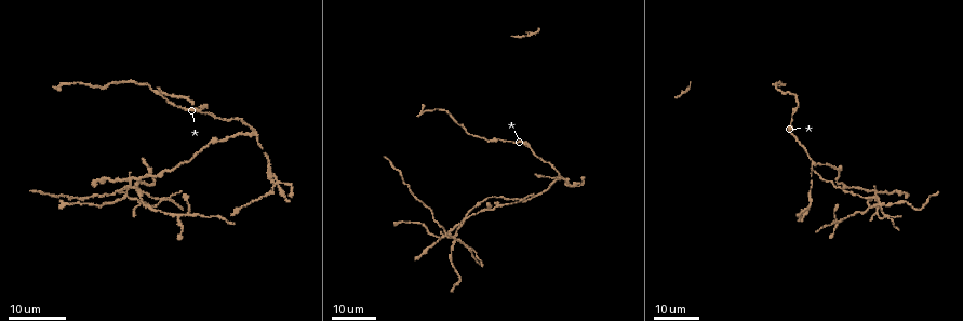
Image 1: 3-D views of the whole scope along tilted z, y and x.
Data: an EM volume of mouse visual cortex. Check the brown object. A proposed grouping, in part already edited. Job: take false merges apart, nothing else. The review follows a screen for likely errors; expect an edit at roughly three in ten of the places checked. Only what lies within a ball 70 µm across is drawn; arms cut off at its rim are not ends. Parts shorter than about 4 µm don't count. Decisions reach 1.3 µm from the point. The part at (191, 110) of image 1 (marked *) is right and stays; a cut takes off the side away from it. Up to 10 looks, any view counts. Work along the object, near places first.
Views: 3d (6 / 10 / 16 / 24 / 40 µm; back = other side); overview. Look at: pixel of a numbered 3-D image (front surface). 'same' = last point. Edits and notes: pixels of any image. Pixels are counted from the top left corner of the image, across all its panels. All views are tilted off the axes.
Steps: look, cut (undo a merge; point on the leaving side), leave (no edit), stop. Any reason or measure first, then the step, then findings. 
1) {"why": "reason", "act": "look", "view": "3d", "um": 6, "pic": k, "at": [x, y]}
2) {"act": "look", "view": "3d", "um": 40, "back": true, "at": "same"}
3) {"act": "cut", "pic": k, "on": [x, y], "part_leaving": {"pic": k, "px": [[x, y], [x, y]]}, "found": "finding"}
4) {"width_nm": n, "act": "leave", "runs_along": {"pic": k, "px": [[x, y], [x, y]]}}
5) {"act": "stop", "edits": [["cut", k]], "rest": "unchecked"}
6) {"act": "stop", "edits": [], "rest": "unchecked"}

{"why": "arms part here", "act": "look", "view": "3d", "um": 16, "pic": 1, "at": [257, 135]}

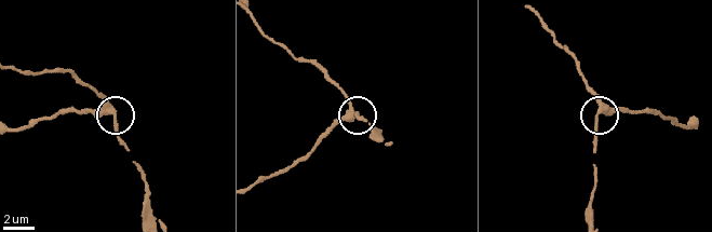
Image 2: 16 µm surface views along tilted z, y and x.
{"act": "look", "view": "3d", "um": 6, "pic": 2, "at": [603, 110]}

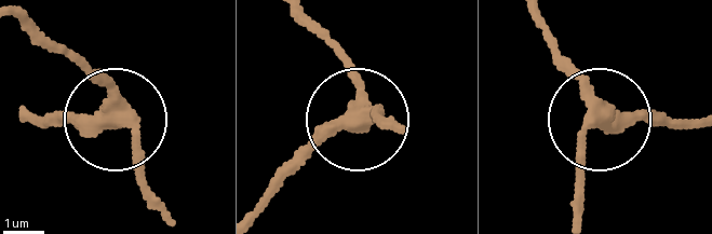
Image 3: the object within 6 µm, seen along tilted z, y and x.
{"arms": 3, "act": "cut", "pic": 3, "on": [72, 120], "part_leaving": {"pic": 3, "px": [[119, 111], [32, 118]]}, "found": "a second neuron is stuck on"}

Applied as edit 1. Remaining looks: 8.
{"why": "redraw", "act": "look", "view": "overview"}

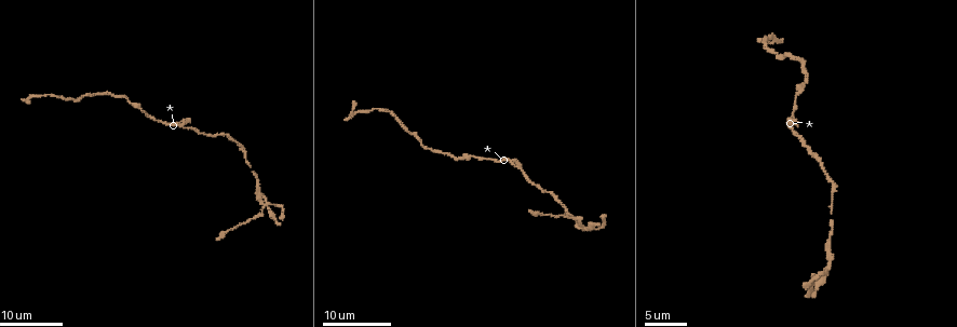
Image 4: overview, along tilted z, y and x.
{"why": "calibre changes", "act": "look", "view": "3d", "um": 16, "pic": 4, "at": [428, 149]}

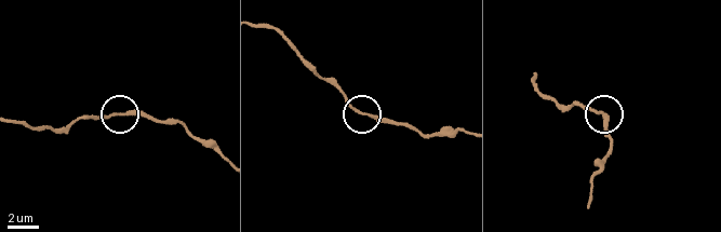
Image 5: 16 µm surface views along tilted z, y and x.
{"act": "look", "view": "3d", "um": 6, "pic": 5, "at": [368, 116]}

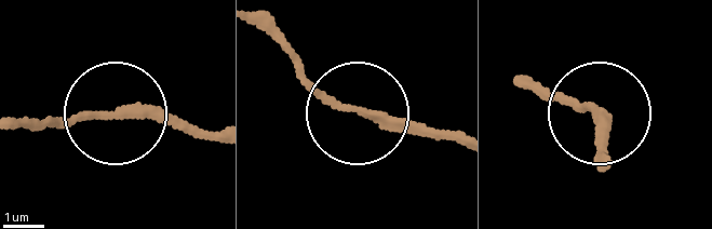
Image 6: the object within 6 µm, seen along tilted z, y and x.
{"act": "leave", "found": "continuous, no second neuron"}

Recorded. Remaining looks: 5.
{"why": "three arms meet", "act": "look", "view": "3d", "um": 16, "pic": 4, "at": [791, 127]}

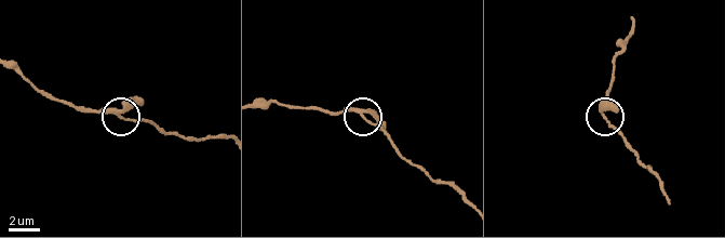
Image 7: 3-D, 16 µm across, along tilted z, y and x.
{"act": "look", "view": "3d", "um": 10, "pic": 7, "at": [365, 118]}

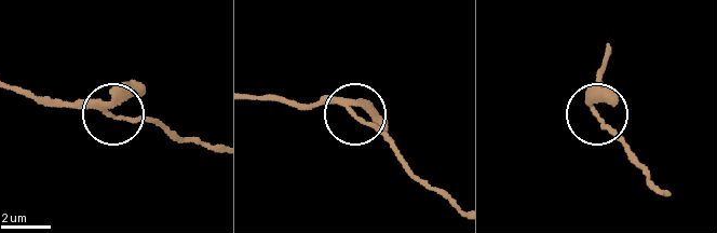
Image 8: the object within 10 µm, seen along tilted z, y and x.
{"width_nm": 180, "act": "leave", "runs_along": {"pic": 8, "px": [[323, 103], [351, 106], [396, 149]]}, "found": "one neuron here"}

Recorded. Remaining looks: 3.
{"why": "thick turns thin", "act": "look", "view": "3d", "um": 16, "pic": 4, "at": [470, 155]}

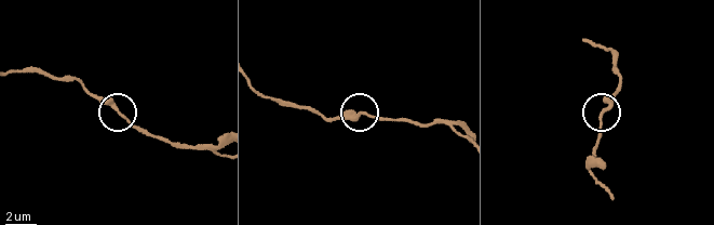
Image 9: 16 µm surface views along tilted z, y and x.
{"why": "closer look", "act": "look", "view": "3d", "um": 6, "pic": 9, "at": [115, 109]}

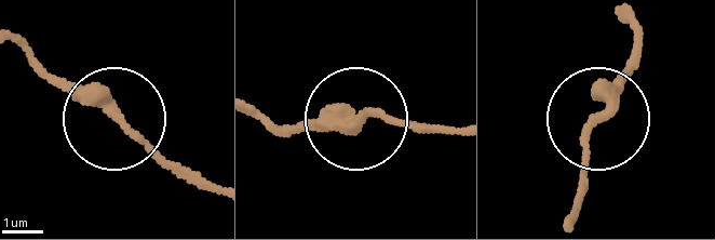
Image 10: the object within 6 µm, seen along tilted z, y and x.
{"act": "look", "view": "3d", "um": 6, "back": true, "pic": 10, "at": [359, 118]}

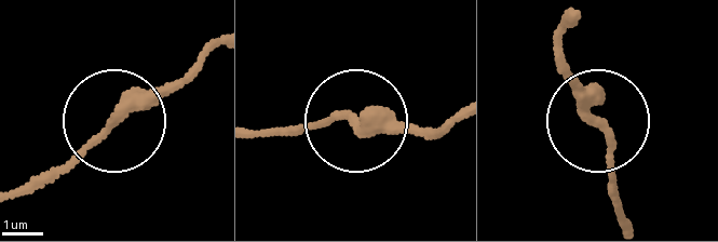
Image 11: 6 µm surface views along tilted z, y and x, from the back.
{"act": "leave", "runs_along": {"pic": 11, "px": [[260, 132], [335, 117], [381, 129], [451, 122]]}, "found": "continuous, no second neuron"}

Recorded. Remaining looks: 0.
{"act": "stop", "edits": [["cut", 3]], "rest": "unchecked"}

